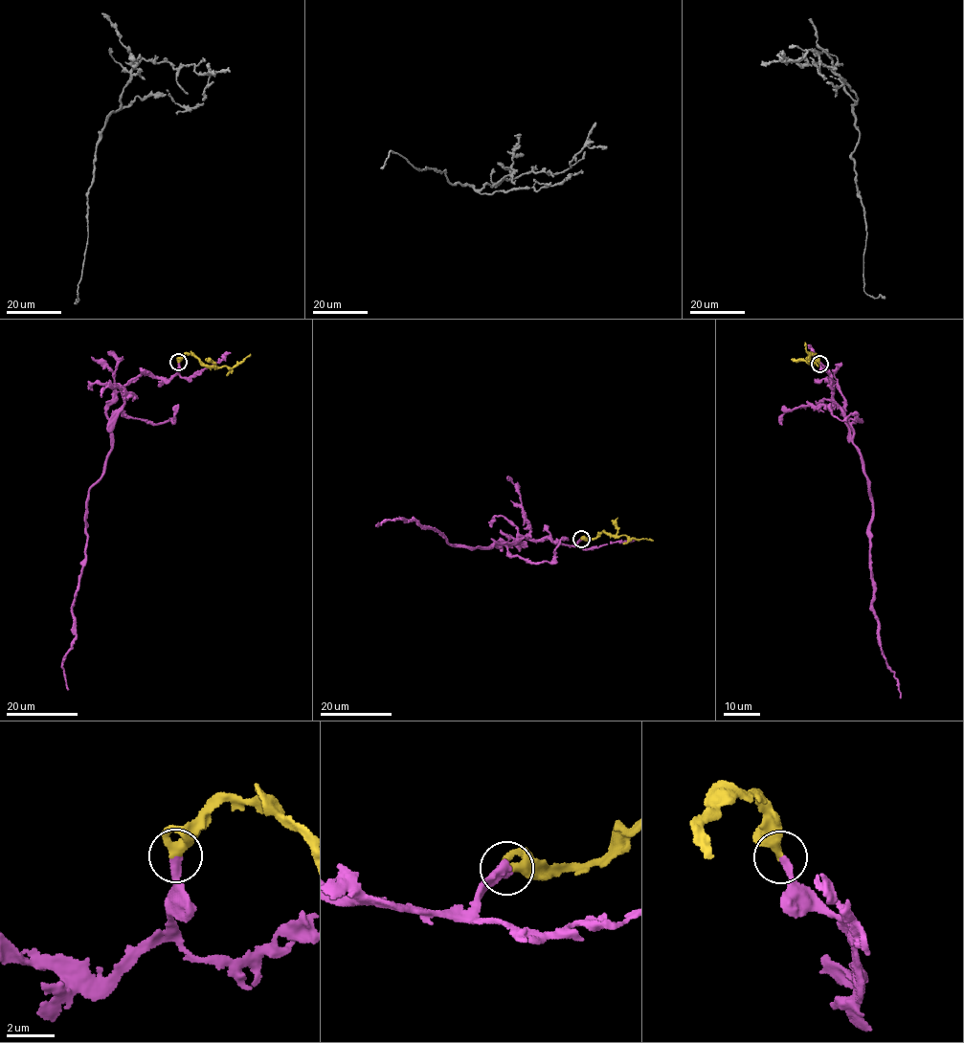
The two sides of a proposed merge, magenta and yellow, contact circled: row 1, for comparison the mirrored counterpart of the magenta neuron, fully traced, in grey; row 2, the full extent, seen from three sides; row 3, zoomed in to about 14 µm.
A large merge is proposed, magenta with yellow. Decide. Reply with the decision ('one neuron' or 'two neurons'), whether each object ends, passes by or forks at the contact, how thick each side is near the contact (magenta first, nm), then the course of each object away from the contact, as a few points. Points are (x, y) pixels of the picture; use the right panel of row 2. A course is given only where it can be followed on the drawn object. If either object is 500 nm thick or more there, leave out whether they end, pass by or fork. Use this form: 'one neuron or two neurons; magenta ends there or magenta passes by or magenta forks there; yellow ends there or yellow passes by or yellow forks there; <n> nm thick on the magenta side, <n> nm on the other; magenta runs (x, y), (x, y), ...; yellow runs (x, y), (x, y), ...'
one neuron; magenta ends there; yellow ends there; 320 nm thick on the magenta side, 480 nm on the other; magenta runs (819, 364), (832, 382), (827, 380), (861, 456), (872, 499), (873, 610), (880, 649), (901, 698); yellow runs (819, 364), (816, 354), (809, 355), (809, 363), (807, 360), (805, 342)

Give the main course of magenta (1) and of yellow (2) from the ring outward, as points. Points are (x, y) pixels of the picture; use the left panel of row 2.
1: (178, 362), (168, 379), (141, 373), (123, 388), (104, 473), (86, 500), (76, 637), (62, 666), (68, 690)
2: (178, 362), (187, 353), (192, 353), (206, 365), (234, 367), (250, 353)

